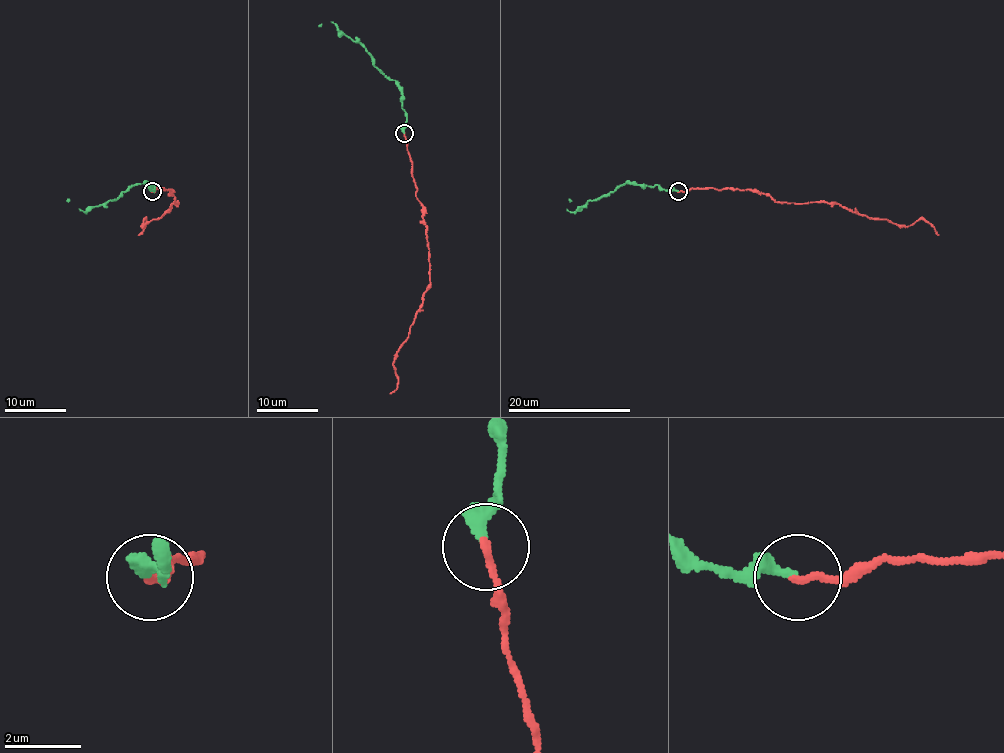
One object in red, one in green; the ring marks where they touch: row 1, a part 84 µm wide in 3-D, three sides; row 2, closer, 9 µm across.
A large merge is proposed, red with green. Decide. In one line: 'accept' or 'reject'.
accept

